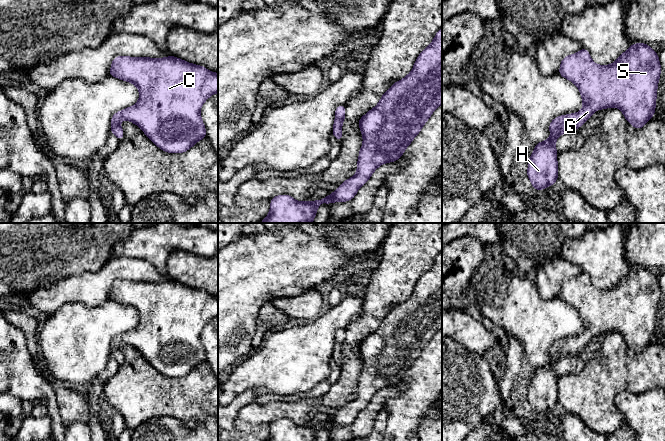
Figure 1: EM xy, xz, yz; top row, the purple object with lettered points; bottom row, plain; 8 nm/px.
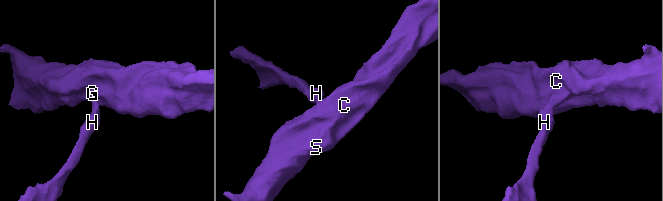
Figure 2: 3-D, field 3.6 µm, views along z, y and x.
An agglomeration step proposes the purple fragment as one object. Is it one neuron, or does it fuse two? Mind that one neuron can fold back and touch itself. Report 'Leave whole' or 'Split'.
Leave whole

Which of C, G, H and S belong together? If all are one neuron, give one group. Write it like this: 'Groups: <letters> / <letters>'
Groups: C G H S

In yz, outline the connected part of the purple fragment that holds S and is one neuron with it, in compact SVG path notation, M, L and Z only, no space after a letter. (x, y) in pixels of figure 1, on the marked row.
M644 43L631 44L629 49L611 65L597 65L591 59L589 51L584 48L564 57L559 74L577 86L583 100L583 108L577 113L557 116L549 125L550 138L535 144L527 170L527 176L535 190L546 189L555 184L558 178L558 152L555 147L557 138L581 127L595 111L617 107L636 129L641 129L649 119L654 117L660 73L658 53Z

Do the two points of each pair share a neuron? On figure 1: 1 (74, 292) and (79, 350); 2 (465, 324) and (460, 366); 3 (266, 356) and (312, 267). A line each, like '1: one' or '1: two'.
1: two
2: two
3: two

